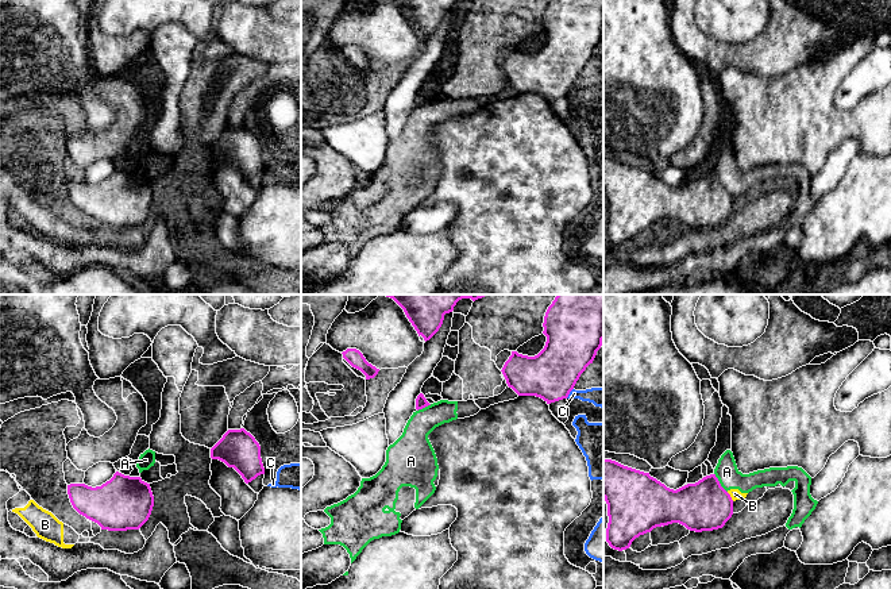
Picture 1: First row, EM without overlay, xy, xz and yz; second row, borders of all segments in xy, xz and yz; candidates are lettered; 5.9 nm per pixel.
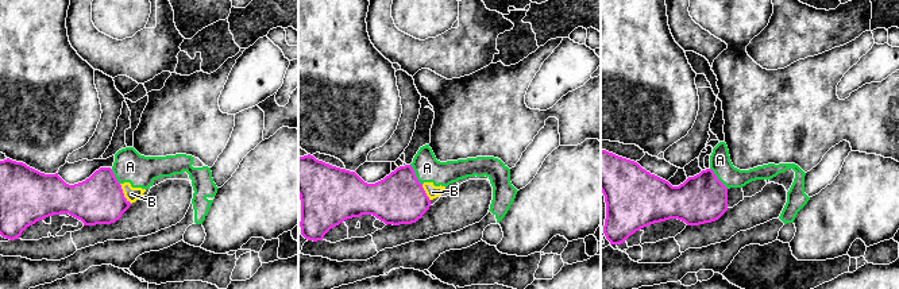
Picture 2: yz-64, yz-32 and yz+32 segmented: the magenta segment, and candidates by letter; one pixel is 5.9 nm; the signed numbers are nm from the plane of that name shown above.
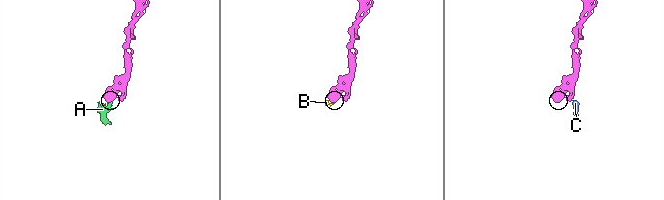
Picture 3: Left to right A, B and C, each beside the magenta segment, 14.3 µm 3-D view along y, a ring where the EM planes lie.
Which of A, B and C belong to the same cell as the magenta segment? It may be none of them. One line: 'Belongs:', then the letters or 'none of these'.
Belongs: none of these

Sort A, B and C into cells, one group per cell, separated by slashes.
A B / C

